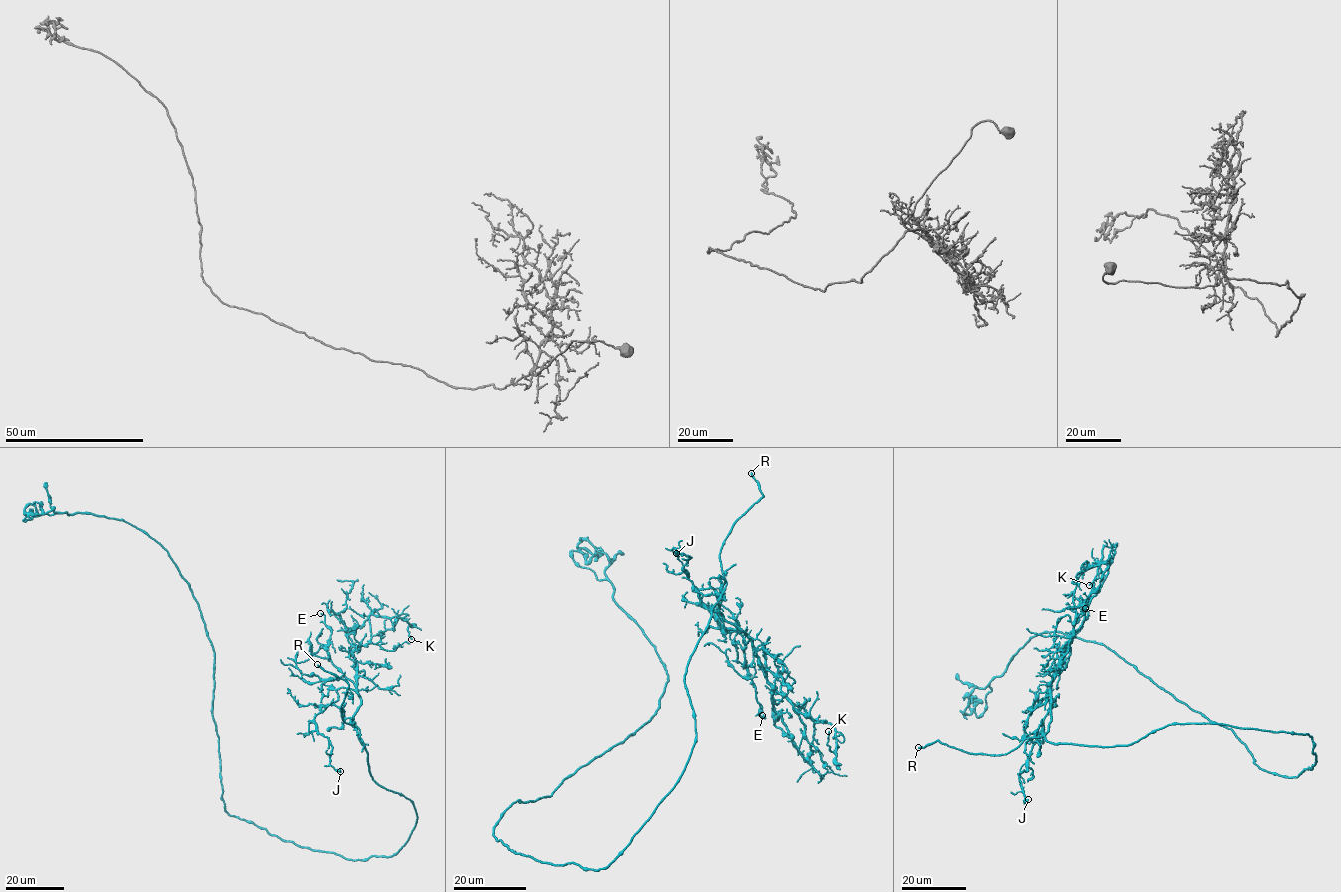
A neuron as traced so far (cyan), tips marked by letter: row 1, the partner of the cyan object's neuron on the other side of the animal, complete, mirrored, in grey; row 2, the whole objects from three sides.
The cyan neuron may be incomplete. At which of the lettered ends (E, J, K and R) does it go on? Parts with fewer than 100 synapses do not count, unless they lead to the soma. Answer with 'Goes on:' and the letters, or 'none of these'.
Goes on: R

